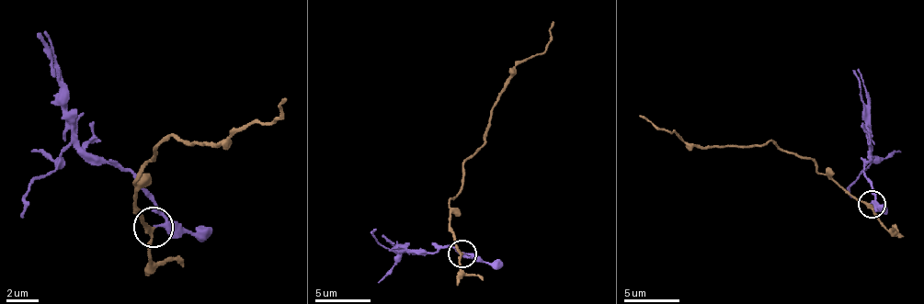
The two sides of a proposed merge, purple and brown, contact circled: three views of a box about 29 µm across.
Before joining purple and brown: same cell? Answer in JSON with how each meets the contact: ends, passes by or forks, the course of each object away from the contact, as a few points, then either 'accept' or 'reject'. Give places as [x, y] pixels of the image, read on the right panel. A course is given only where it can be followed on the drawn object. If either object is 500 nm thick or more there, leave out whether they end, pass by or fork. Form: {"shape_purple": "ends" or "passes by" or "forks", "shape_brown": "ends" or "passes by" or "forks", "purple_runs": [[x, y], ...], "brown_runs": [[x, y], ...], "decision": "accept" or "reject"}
{"shape_purple": "passes by", "shape_brown": "passes by", "purple_runs": [[872, 204], [875, 192], [864, 173], [870, 159], [867, 90], [852, 71]], "brown_runs": [[872, 204], [841, 189], [819, 173], [811, 159], [770, 142], [690, 145], [675, 131], [639, 115]], "decision": "reject"}

